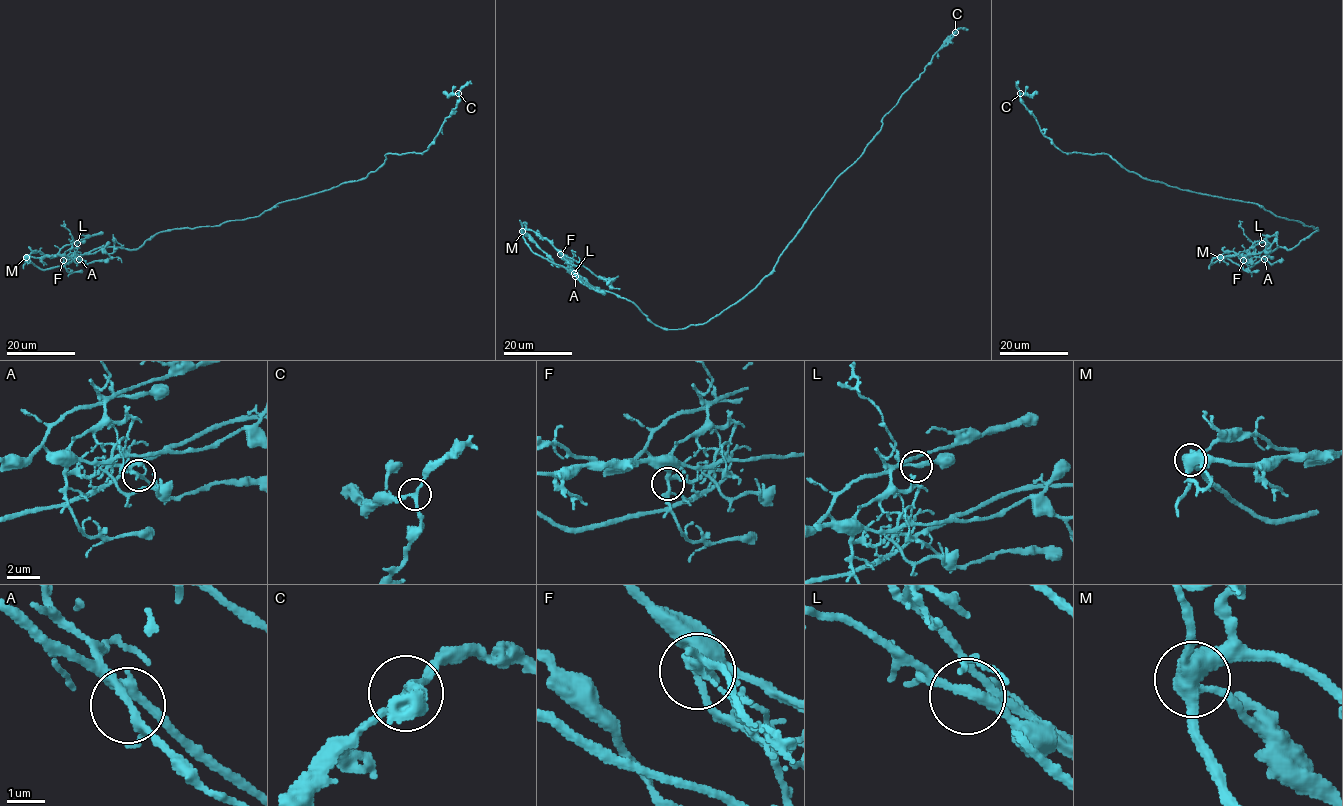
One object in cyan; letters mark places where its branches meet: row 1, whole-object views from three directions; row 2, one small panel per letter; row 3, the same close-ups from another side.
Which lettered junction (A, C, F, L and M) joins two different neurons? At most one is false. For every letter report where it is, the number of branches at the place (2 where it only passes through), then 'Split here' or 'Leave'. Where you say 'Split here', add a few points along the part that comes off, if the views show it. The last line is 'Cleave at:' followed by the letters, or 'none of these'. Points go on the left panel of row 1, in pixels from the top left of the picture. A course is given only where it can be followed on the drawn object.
A: Place: (79, 259). Branches: 4. Leave
C: Place: (458, 93). Branches: 3. Leave
F: Place: (63, 260). Branches: 4. Leave
L: Place: (77, 243). Branches: 4. Leave
M: Place: (26, 257). Branches: 4. Leave
Cleave at: none of these

